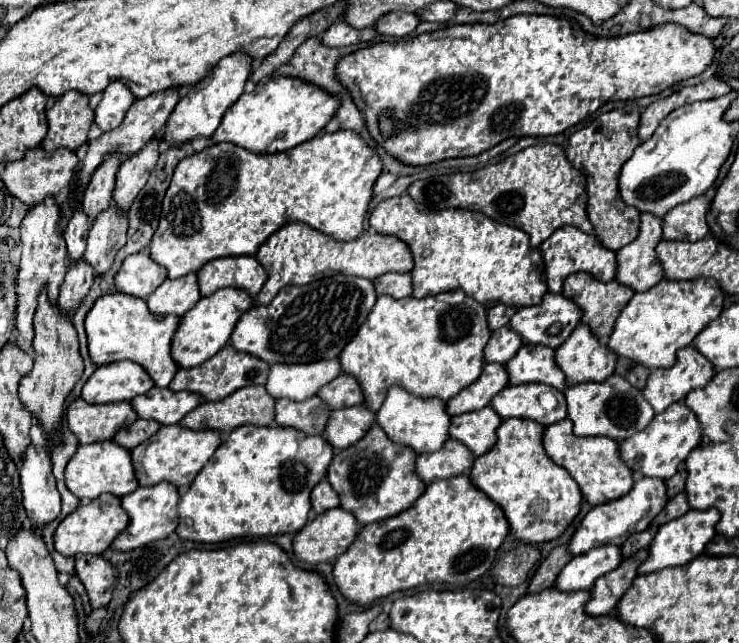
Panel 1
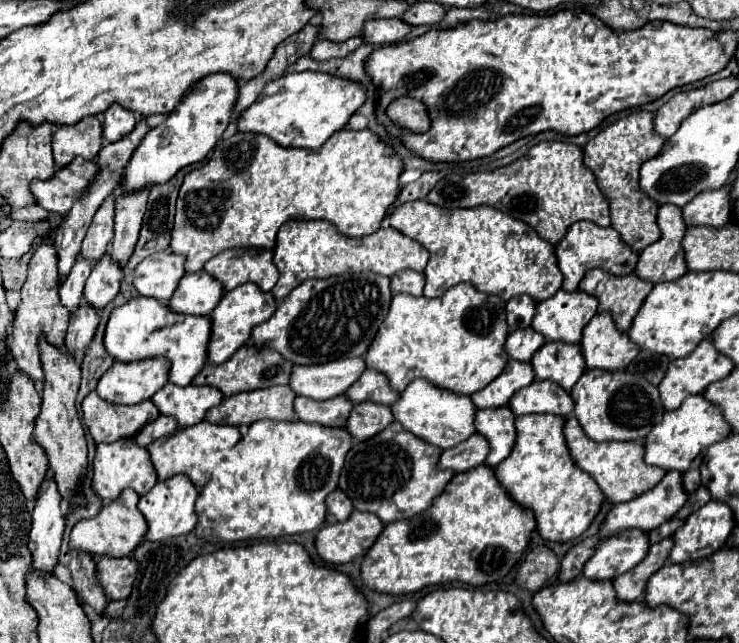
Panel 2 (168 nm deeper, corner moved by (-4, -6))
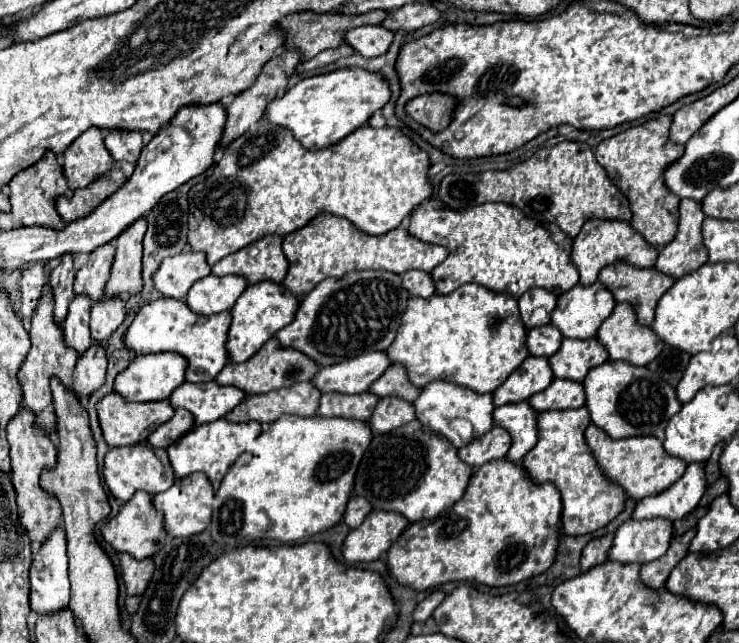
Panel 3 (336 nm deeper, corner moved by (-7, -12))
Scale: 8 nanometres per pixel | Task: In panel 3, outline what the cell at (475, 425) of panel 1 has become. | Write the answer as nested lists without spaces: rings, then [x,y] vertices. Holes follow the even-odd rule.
[[[528,402],[504,404],[494,410],[494,424],[506,428],[512,436],[508,460],[520,462],[538,442],[538,412]]]

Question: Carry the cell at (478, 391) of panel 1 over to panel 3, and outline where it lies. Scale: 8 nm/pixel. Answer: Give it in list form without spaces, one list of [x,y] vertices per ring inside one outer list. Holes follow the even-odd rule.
[[[528,356],[512,376],[494,392],[494,404],[510,404],[510,402],[524,402],[530,396],[542,392],[544,388],[550,386],[554,380],[552,368],[548,364],[548,358],[538,358],[538,356]]]

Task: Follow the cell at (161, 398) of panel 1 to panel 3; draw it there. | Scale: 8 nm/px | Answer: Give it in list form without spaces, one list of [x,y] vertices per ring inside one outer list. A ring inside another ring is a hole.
[[[184,382],[170,396],[170,402],[174,408],[182,406],[190,410],[194,414],[196,424],[206,424],[232,412],[232,408],[236,408],[244,398],[246,392],[236,386],[220,386],[218,382]]]

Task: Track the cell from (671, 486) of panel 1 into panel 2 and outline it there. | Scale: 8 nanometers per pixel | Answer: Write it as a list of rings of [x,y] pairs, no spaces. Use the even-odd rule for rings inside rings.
[[[703,455],[697,456],[697,458],[693,460],[693,466],[683,474],[683,488],[685,488],[685,492],[687,492],[687,494],[695,492],[695,490],[697,490],[701,485],[699,471],[701,462],[703,462]]]

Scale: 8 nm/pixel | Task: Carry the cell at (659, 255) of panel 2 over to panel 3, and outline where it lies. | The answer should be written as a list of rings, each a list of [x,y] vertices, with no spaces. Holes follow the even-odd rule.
[[[684,198],[680,202],[678,234],[658,252],[656,268],[672,278],[682,278],[708,262],[708,250],[702,242],[702,202]]]

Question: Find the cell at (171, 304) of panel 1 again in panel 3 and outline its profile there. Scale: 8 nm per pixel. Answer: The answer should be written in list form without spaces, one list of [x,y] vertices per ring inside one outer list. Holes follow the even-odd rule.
[[[210,274],[190,288],[186,302],[196,314],[218,314],[222,310],[230,310],[246,288],[248,280],[244,280],[244,276],[222,278]]]

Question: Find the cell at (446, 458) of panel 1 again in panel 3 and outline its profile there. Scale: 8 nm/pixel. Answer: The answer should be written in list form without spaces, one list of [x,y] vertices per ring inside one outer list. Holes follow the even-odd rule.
[[[494,426],[484,436],[476,438],[476,440],[470,440],[470,444],[460,448],[458,456],[470,466],[480,466],[488,460],[504,458],[508,454],[510,444],[512,444],[512,438],[510,438],[508,430]]]

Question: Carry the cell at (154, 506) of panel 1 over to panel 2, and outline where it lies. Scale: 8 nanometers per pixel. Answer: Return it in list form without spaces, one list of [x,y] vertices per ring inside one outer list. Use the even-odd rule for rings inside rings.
[[[181,474],[169,478],[169,482],[157,482],[147,494],[143,494],[139,498],[139,510],[147,520],[145,540],[157,542],[157,540],[165,540],[165,538],[173,538],[173,536],[191,532],[197,524],[197,514],[193,508],[195,498],[197,498],[195,486],[189,484],[189,478],[185,478]]]

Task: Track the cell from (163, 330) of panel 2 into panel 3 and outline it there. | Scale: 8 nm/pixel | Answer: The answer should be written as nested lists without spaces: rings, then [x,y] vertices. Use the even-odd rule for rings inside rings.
[[[160,298],[152,304],[146,304],[136,314],[134,322],[126,332],[126,346],[138,354],[178,352],[190,362],[186,370],[186,382],[210,382],[220,374],[220,370],[230,360],[226,352],[230,322],[232,322],[232,314],[228,310],[212,316],[202,316],[192,312],[184,300]]]

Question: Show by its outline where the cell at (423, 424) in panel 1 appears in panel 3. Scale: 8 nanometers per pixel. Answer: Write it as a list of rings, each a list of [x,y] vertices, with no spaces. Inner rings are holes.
[[[434,380],[432,384],[426,384],[418,396],[418,400],[414,402],[416,406],[416,416],[420,418],[420,422],[424,426],[428,426],[430,430],[438,432],[438,434],[444,434],[456,448],[462,448],[464,444],[468,444],[466,440],[460,438],[458,432],[454,432],[450,428],[450,422],[454,418],[466,418],[470,420],[470,424],[474,426],[474,436],[482,436],[486,434],[488,430],[492,430],[494,422],[492,422],[492,412],[494,412],[494,402],[492,402],[492,394],[488,396],[480,396],[476,392],[472,392],[470,388],[460,388],[456,384],[448,384],[444,380]]]

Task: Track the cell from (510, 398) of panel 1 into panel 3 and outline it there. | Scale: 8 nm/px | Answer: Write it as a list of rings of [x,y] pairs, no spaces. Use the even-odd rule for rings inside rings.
[[[552,380],[552,384],[542,390],[540,394],[532,396],[528,400],[538,412],[546,410],[570,410],[570,408],[580,408],[586,402],[584,386],[574,380]]]

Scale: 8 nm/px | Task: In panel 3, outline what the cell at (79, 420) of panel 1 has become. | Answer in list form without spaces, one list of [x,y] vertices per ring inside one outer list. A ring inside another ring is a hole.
[[[112,392],[108,396],[104,396],[98,402],[98,418],[100,418],[100,426],[104,432],[104,440],[108,442],[108,446],[132,446],[138,442],[146,442],[148,436],[166,420],[170,420],[174,416],[174,408],[170,406],[170,400],[160,400],[160,402],[128,402],[124,400],[118,392]]]

